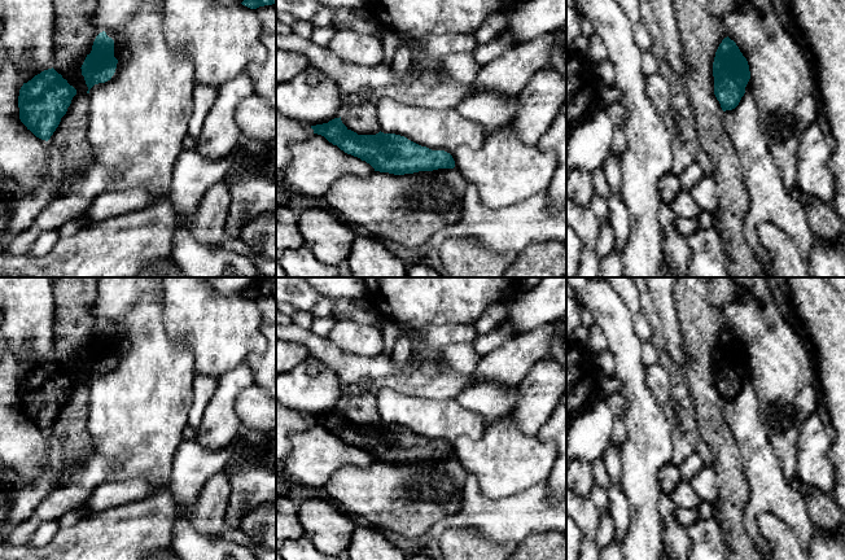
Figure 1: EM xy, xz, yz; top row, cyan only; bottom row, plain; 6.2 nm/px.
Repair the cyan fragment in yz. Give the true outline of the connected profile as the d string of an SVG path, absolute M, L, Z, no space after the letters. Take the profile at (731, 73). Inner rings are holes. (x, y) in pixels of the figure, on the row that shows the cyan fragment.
M674 0L677 21L683 36L688 73L680 79L695 114L696 131L705 152L714 165L715 189L719 205L714 213L714 228L724 242L730 277L762 277L761 263L745 239L745 218L749 194L744 185L743 169L735 149L723 130L723 113L735 109L750 79L747 58L731 40L722 25L722 17L743 5L741 0Z

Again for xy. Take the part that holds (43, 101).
M53 0L54 65L19 89L19 119L36 137L47 141L47 167L52 180L61 179L78 165L91 166L88 93L95 84L110 80L117 69L114 40L92 23L96 5L97 0Z

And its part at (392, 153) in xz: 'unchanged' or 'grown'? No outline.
grown

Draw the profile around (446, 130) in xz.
M382 97L376 109L381 132L404 136L432 150L450 154L459 146L480 150L487 134L485 126L465 118L456 108L417 108Z

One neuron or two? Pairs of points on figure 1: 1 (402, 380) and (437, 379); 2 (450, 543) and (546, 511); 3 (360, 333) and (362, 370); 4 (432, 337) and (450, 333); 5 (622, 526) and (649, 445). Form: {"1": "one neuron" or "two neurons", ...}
{"1": "one neuron", "2": "two neurons", "3": "two neurons", "4": "one neuron", "5": "two neurons"}

